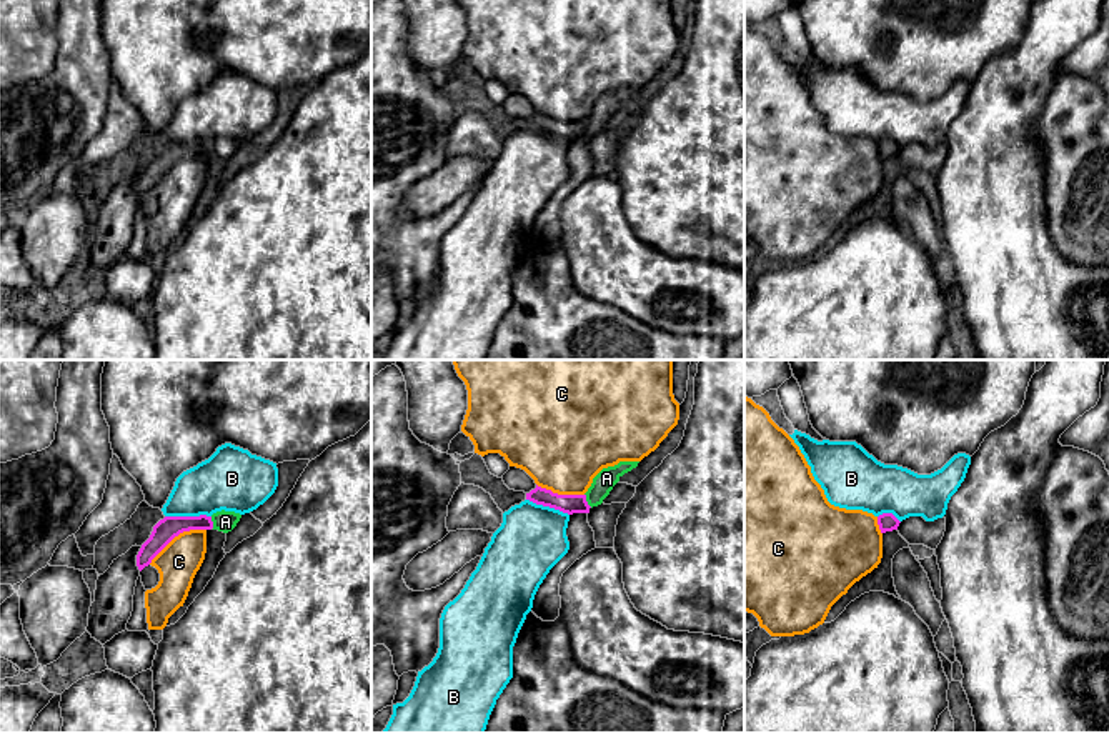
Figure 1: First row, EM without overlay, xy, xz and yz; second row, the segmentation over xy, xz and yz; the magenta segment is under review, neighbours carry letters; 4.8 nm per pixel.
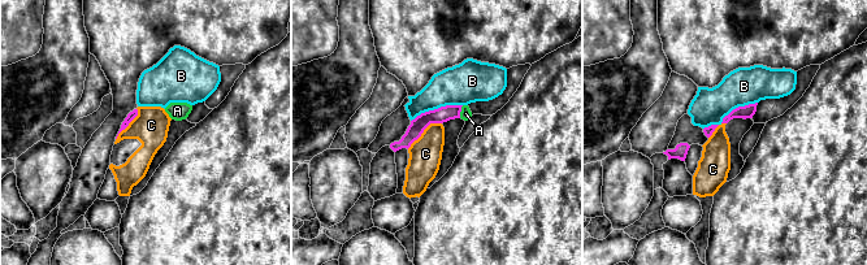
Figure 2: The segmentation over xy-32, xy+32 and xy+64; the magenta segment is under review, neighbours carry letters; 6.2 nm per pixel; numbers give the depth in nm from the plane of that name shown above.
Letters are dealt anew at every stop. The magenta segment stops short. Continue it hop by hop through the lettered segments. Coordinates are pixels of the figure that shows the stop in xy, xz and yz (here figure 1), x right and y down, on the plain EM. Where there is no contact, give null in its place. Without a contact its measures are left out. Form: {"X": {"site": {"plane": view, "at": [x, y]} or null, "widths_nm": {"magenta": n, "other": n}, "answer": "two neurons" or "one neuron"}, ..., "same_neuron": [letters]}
{"A": {"site": {"plane": "xz", "at": [585, 127]}, "widths_nm": {"magenta": 100, "other": 100}, "answer": "two neurons"}, "B": {"site": {"plane": "xy", "at": [187, 144]}, "widths_nm": {"magenta": 110, "other": 280}, "answer": "two neurons"}, "C": {"site": {"plane": "xy", "at": [177, 162]}, "widths_nm": {"magenta": 110, "other": 200}, "answer": "two neurons"}, "same_neuron": []}

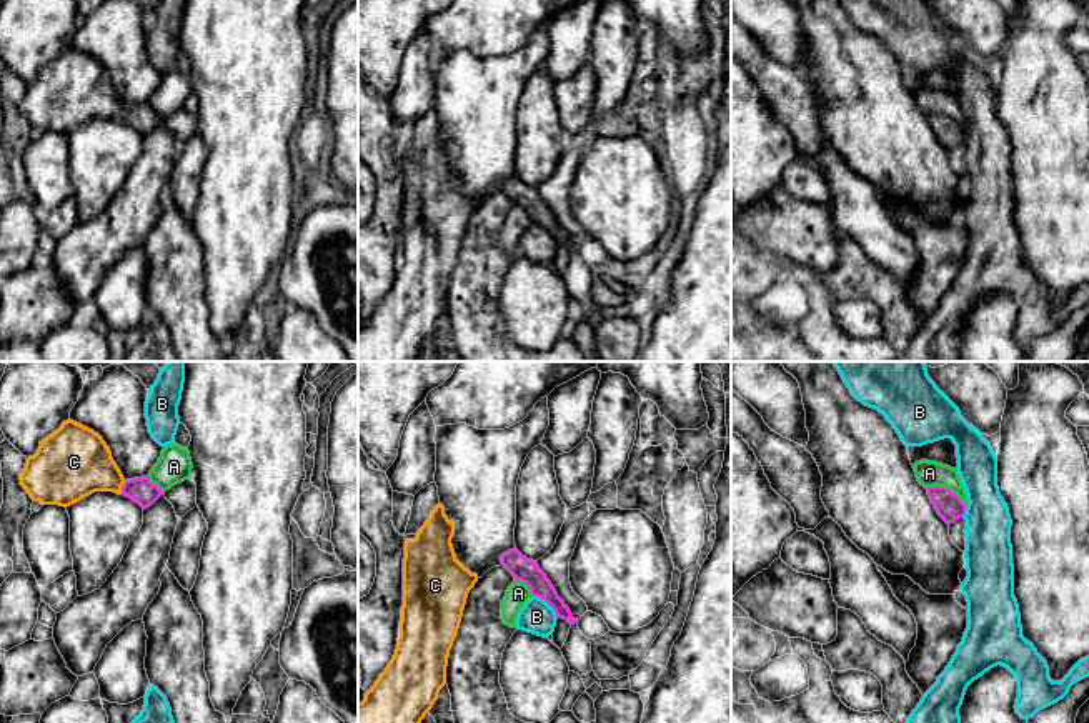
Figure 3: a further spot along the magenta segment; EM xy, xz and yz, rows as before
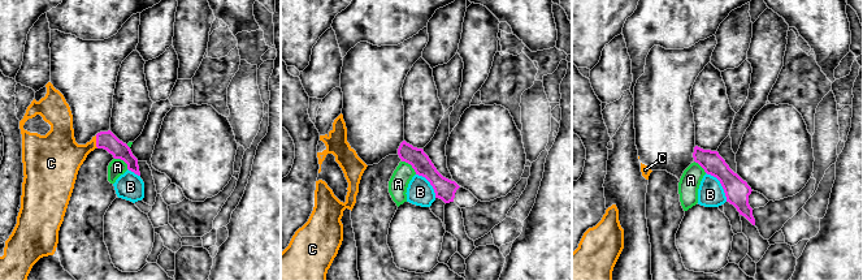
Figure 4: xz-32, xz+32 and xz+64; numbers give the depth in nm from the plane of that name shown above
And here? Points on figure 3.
{"A": {"site": {"plane": "yz", "at": [946, 115]}, "widths_nm": {"magenta": 140, "other": 130}, "answer": "two neurons"}, "B": {"site": {"plane": "xz", "at": [548, 230]}, "widths_nm": {"magenta": 120, "other": 170}, "answer": "two neurons"}, "C": {"site": {"plane": "xy", "at": [122, 114]}, "widths_nm": {"magenta": 120, "other": 320}, "answer": "one neuron"}, "same_neuron": ["C"]}

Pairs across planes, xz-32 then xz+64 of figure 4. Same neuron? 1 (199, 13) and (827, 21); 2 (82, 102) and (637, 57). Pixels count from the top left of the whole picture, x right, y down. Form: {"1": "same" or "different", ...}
{"1": "different", "2": "different"}

